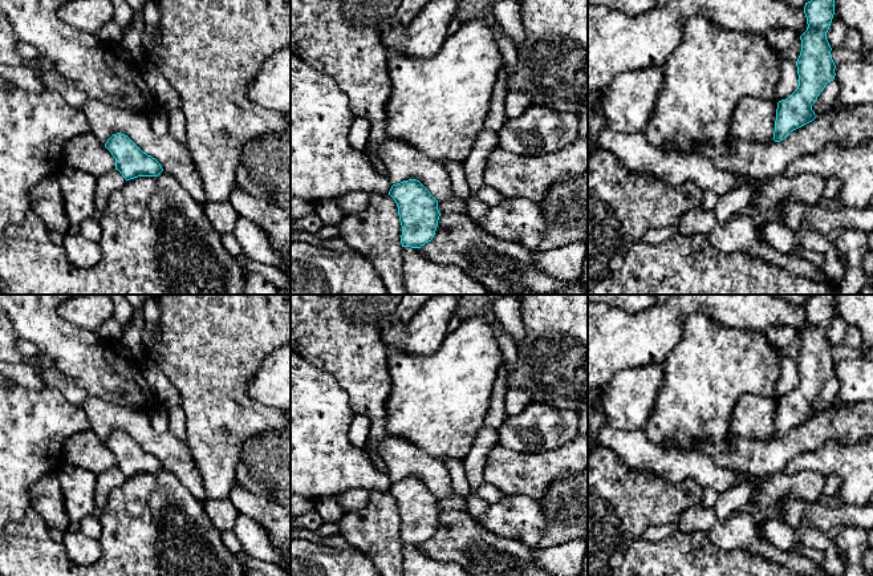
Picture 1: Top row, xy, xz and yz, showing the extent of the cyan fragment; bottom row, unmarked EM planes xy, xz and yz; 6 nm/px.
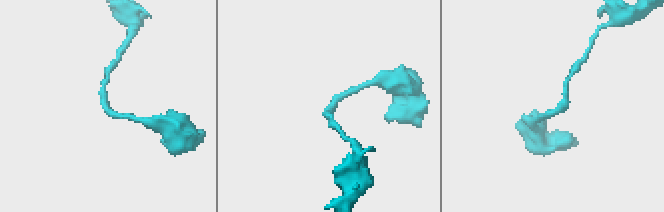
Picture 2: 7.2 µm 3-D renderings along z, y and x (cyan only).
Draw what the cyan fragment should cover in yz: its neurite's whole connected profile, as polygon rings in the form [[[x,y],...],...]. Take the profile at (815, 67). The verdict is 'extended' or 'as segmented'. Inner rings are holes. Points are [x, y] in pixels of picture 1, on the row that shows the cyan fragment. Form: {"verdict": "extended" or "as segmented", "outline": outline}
{"verdict": "as segmented", "outline": [[[811,0],[805,3],[804,13],[808,28],[800,36],[801,52],[796,61],[799,86],[788,98],[777,102],[772,138],[775,142],[783,141],[791,131],[817,117],[812,105],[836,76],[832,48],[827,40],[835,15],[835,0]]]}

